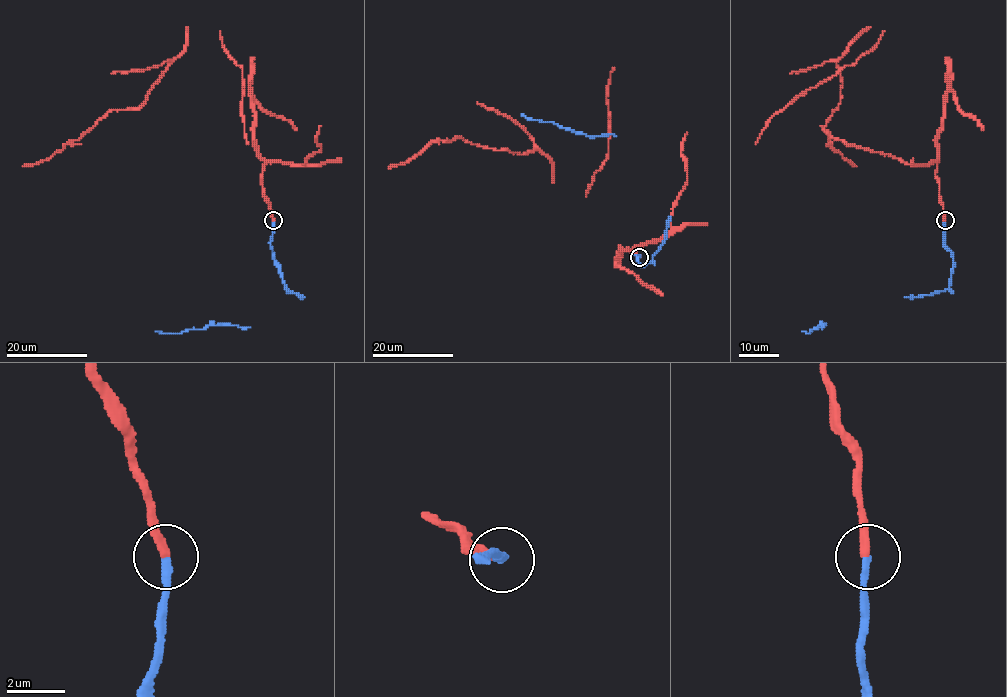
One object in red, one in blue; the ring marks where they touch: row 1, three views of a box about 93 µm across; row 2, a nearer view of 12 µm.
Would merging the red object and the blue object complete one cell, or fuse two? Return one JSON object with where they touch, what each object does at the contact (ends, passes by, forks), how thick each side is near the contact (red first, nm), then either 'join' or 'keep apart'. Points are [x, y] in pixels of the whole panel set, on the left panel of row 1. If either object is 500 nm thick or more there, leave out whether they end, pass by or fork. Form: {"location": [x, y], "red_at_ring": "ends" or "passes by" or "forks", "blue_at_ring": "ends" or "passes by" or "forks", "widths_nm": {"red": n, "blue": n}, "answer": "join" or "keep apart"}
{"location": [273, 220], "red_at_ring": "ends", "blue_at_ring": "ends", "widths_nm": {"red": 320, "blue": 280}, "answer": "join"}

